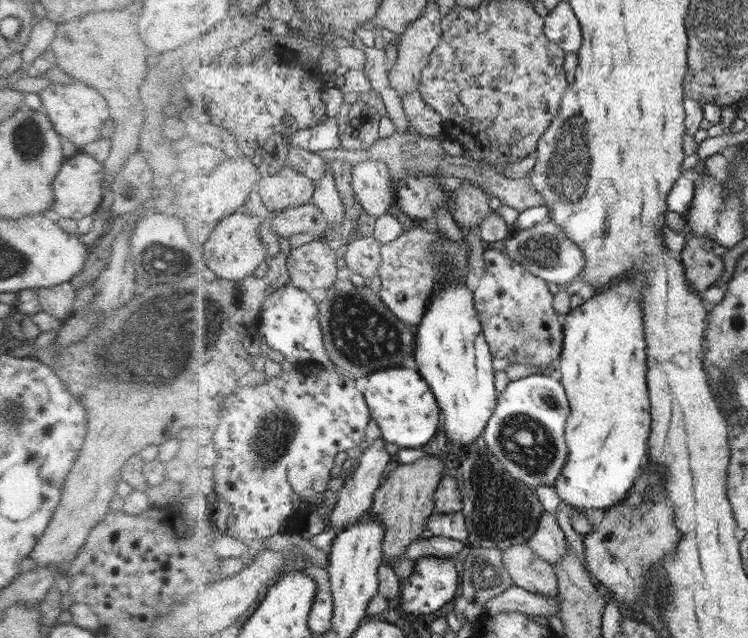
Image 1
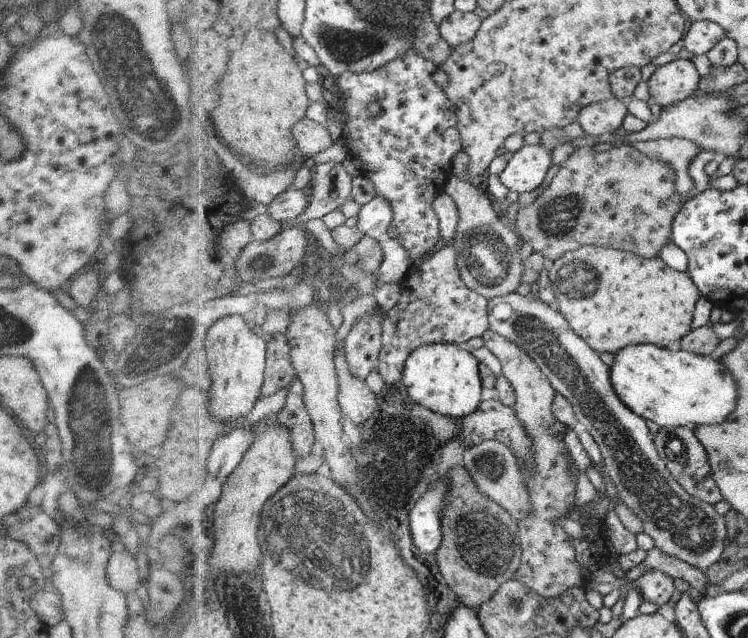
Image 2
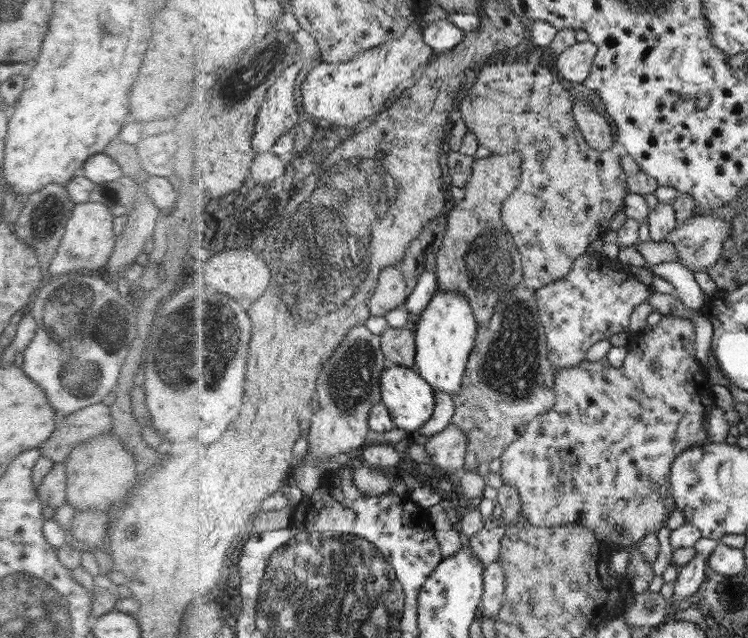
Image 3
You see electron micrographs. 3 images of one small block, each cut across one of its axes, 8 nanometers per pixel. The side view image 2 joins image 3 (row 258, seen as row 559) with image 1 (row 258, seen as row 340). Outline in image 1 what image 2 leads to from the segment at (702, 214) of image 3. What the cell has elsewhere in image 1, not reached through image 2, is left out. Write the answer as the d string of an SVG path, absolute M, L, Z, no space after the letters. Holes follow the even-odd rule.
M548 219L528 230L522 230L517 236L508 238L504 244L504 250L511 259L525 266L526 270L534 276L545 279L553 288L581 278L585 269L585 255L582 254L581 247L570 239L556 223Z

